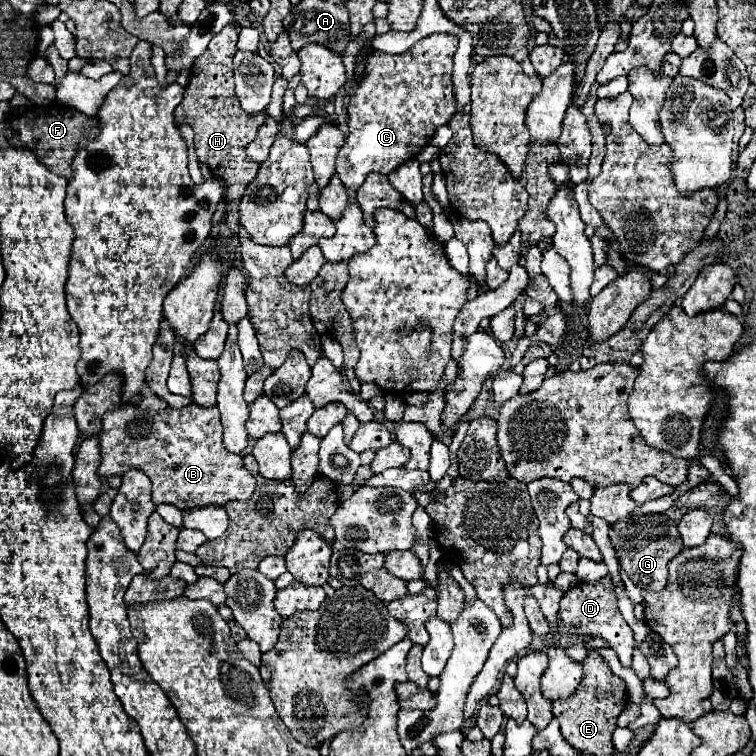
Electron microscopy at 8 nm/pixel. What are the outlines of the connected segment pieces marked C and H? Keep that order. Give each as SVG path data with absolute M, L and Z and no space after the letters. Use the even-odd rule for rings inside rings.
M432 33L400 55L372 51L366 57L364 79L348 103L350 133L338 153L336 173L346 189L358 189L368 173L390 175L402 163L414 159L434 131L456 113L450 81L458 37Z
M226 25L212 41L208 49L196 59L190 69L190 83L184 89L184 99L176 109L176 123L188 123L194 129L196 153L198 161L208 165L214 177L224 179L226 183L226 203L230 207L226 225L234 231L240 227L238 221L238 203L244 195L246 185L256 177L258 163L246 161L246 145L256 137L260 125L264 123L266 115L248 115L236 95L234 95L234 79L232 79L232 57L236 53L238 41L238 25Z

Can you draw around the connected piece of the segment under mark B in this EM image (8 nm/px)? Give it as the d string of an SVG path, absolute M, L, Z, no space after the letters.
M194 403L172 409L166 407L158 413L140 411L136 405L122 405L108 413L108 421L104 421L100 431L100 445L102 445L102 463L98 467L98 475L124 475L128 469L144 471L152 481L152 501L156 505L168 503L180 511L190 511L204 505L226 505L230 501L248 501L254 493L256 481L246 471L242 457L226 451L222 443L222 425L220 413L216 407L202 409Z

